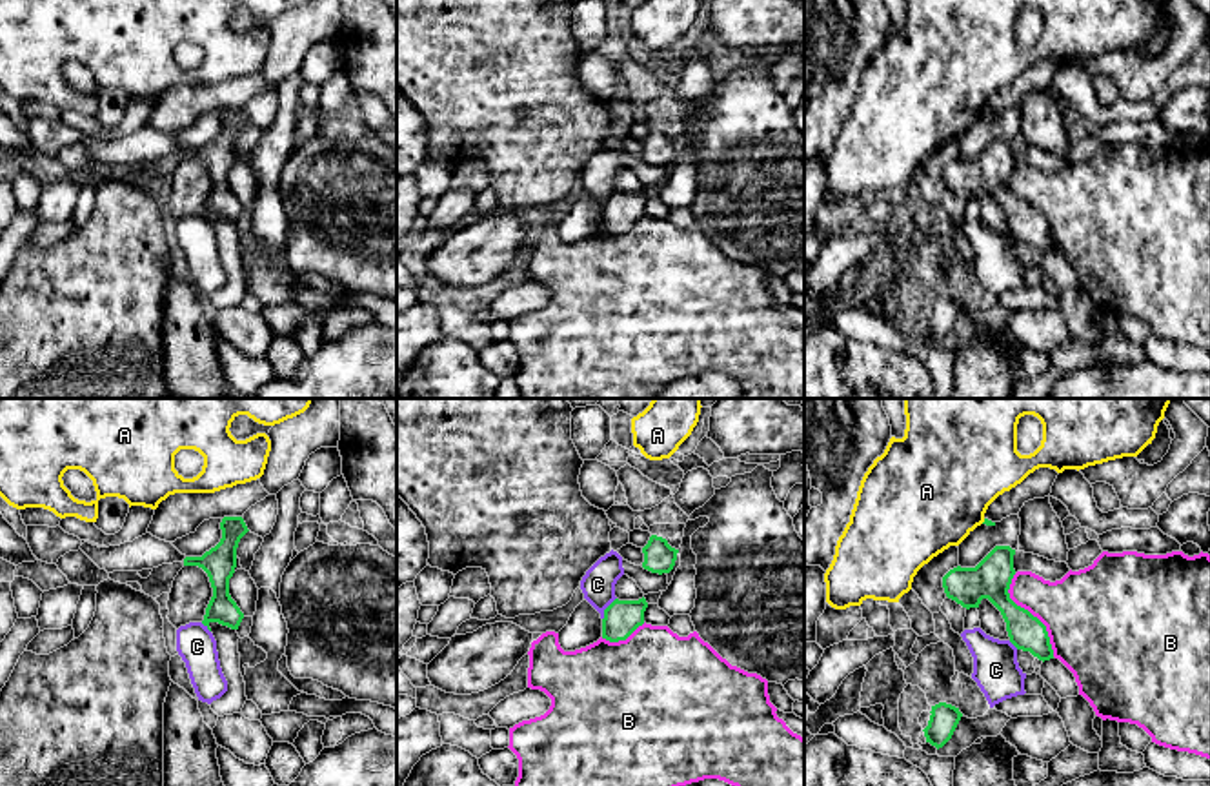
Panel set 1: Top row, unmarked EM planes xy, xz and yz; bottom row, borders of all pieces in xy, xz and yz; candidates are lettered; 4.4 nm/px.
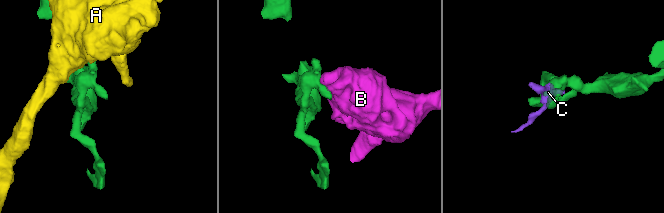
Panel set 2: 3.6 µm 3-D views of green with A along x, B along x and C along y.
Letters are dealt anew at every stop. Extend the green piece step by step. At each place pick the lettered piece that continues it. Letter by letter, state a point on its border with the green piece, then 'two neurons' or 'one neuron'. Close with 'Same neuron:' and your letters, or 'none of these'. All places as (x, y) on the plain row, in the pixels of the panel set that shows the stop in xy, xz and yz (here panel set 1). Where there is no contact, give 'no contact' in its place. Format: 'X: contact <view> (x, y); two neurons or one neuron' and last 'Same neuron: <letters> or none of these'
A: contact yz (985, 113); two neurons
B: contact yz (1028, 204); two neurons
C: contact xz (606, 201); two neurons
Same neuron: none of these

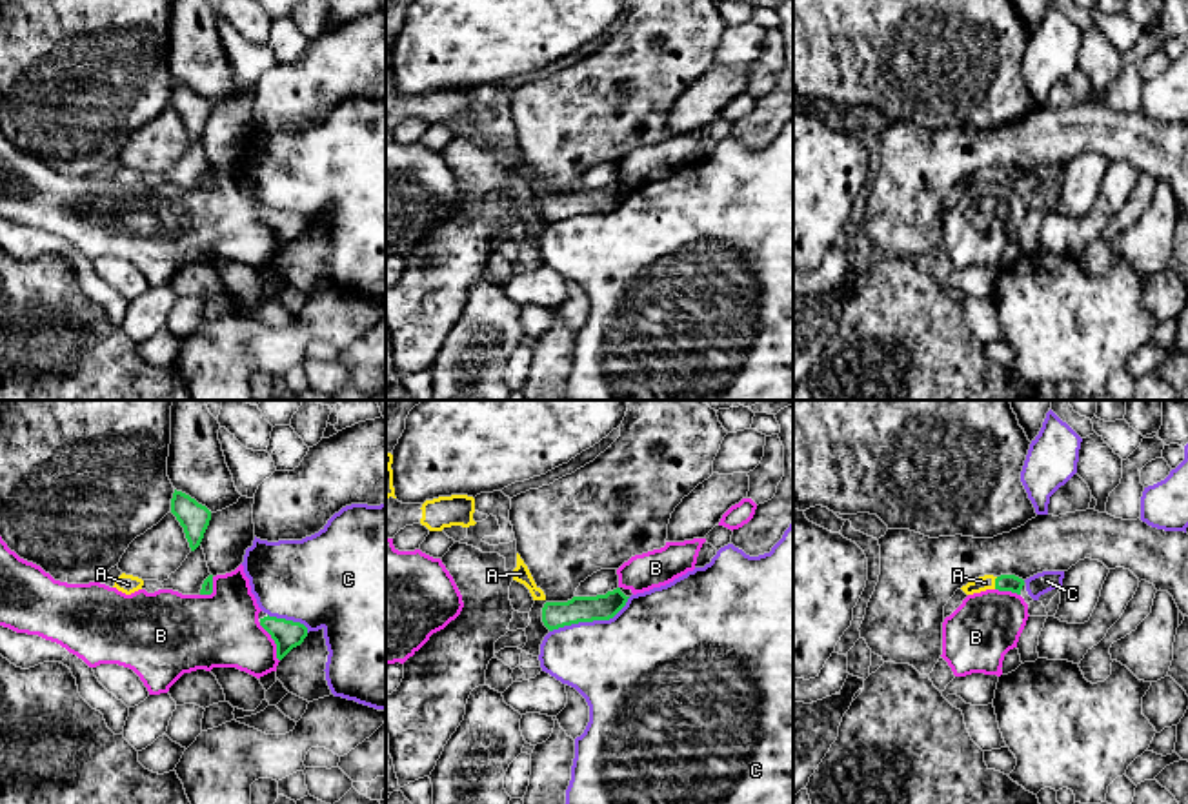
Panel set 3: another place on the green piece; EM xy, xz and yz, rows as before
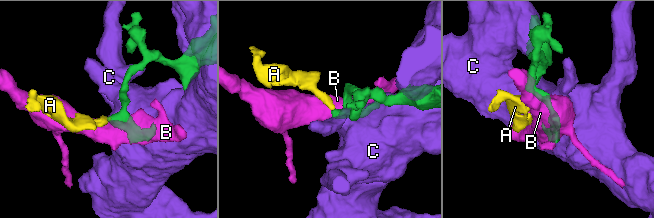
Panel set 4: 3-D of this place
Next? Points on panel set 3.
A: contact yz (996, 175); one neuron
B: contact xy (275, 235); two neurons
C: contact xz (590, 213); two neurons
Same neuron: A

